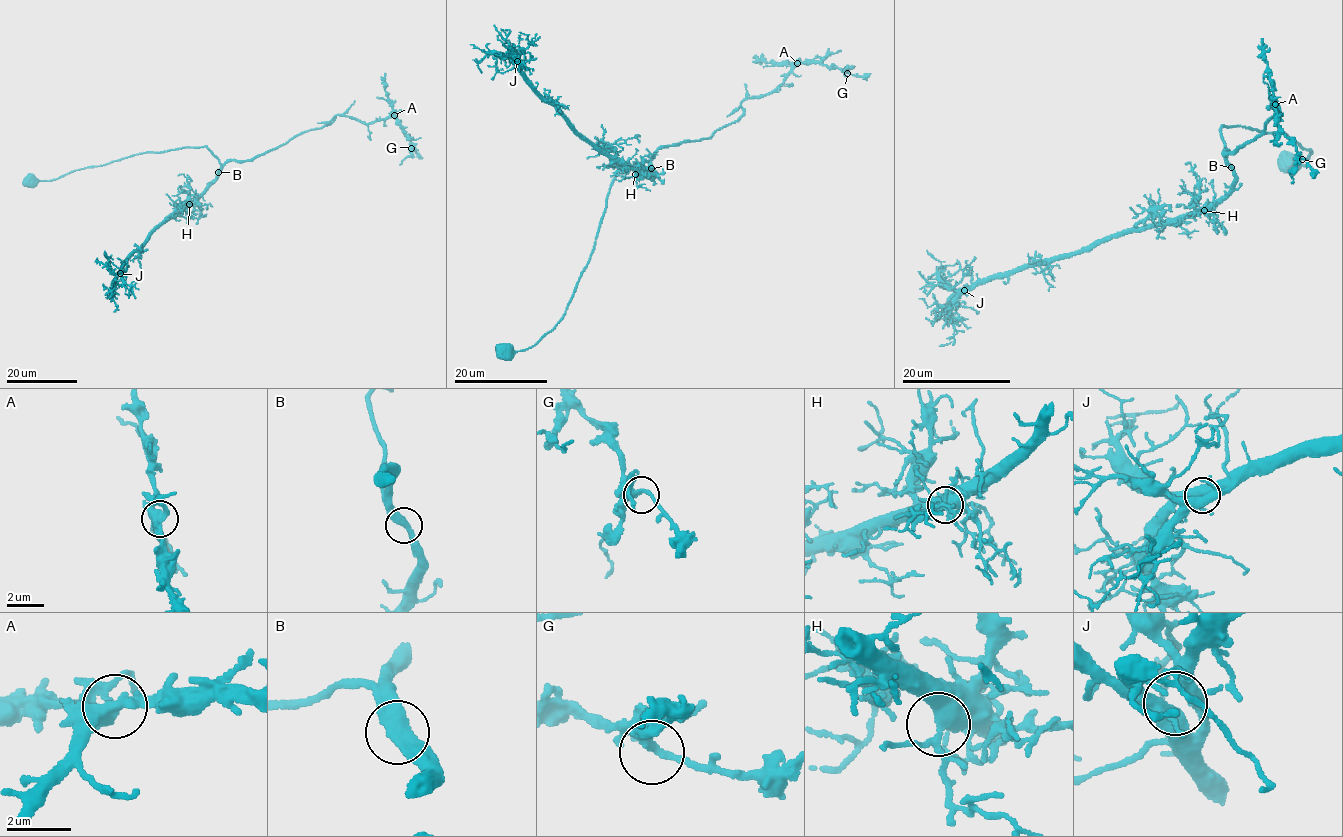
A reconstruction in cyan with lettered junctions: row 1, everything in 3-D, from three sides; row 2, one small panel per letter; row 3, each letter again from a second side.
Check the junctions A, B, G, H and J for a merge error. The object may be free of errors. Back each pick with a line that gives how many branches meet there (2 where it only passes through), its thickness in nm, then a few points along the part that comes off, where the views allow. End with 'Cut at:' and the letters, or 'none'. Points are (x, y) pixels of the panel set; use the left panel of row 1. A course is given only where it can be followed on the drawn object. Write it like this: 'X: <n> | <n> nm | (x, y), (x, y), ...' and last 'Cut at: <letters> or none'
Cut at: none

